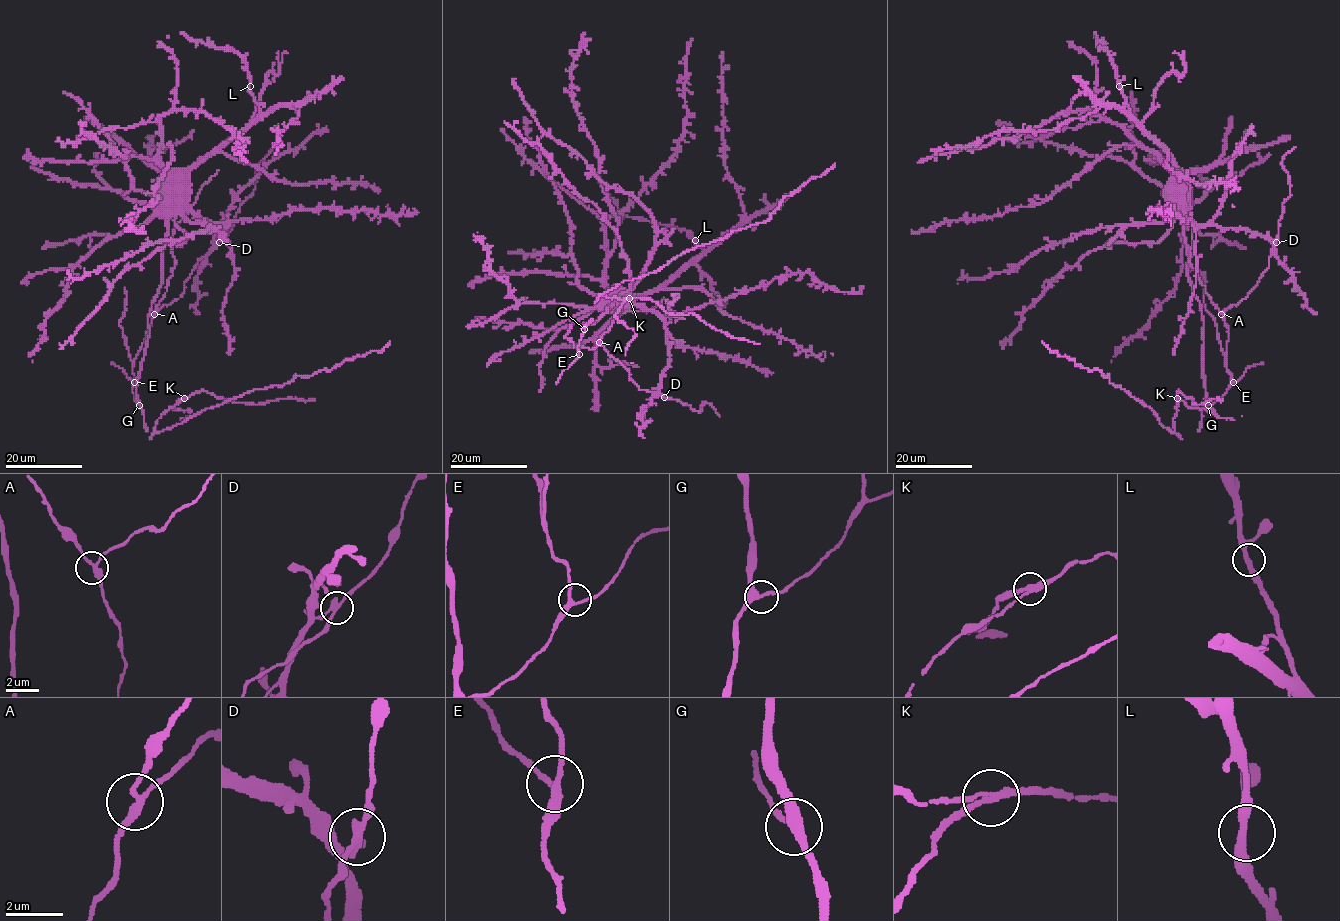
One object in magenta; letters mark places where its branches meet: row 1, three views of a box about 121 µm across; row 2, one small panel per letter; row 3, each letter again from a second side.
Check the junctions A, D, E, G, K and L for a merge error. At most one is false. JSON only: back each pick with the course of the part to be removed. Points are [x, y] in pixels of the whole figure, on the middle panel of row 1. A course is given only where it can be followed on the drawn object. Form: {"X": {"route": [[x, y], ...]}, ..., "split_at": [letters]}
{"split_at": ["K"]}

